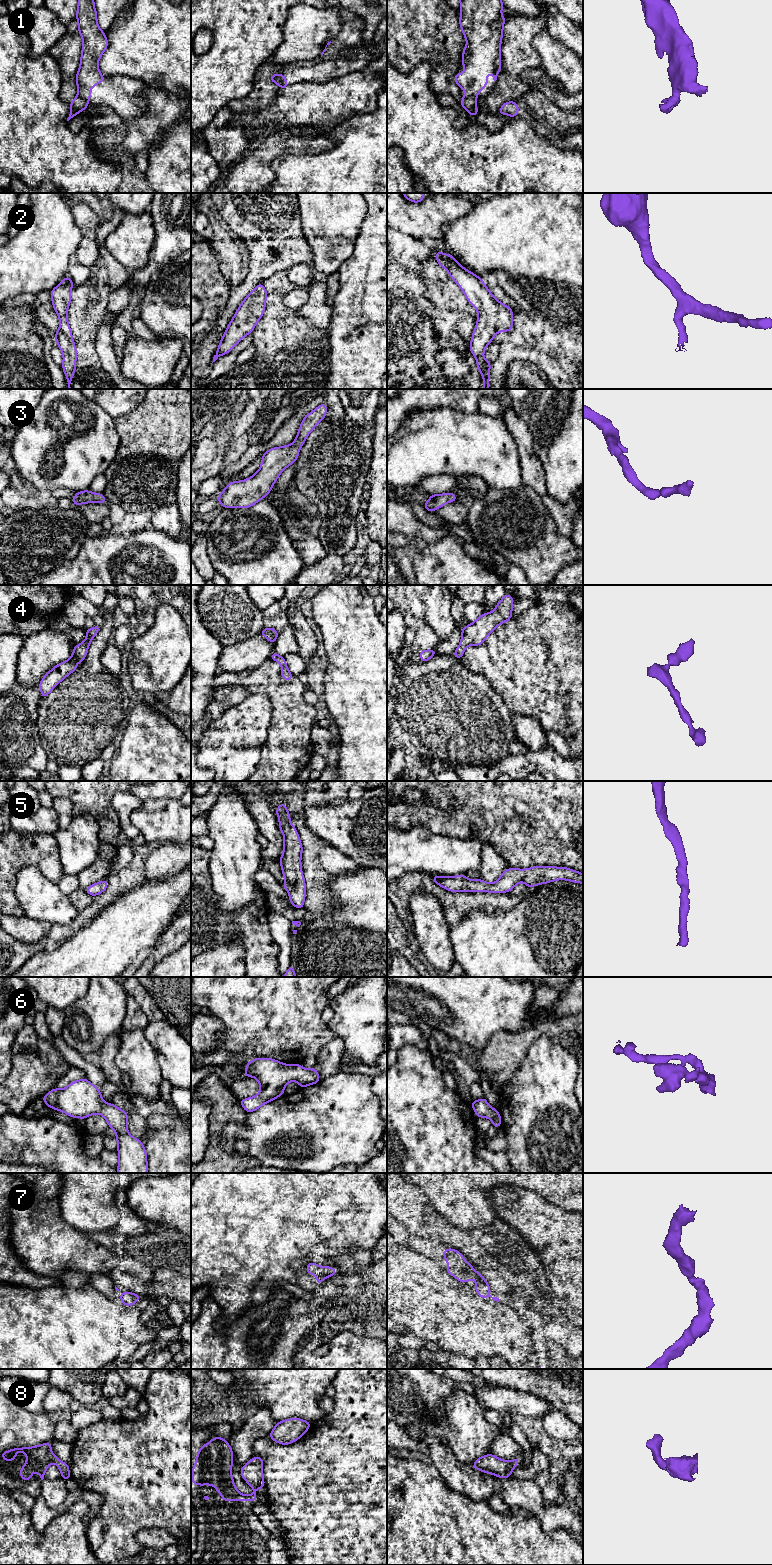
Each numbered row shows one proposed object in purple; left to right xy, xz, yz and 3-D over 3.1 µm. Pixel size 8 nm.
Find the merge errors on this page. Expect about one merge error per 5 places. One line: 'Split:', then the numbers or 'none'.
Split: 1

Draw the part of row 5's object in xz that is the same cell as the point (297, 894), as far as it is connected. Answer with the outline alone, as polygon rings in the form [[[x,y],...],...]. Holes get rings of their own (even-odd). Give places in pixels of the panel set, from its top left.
[[[286,803],[280,804],[276,808],[276,814],[280,822],[279,828],[284,836],[283,855],[279,860],[286,881],[282,885],[289,892],[292,905],[297,909],[302,909],[306,895],[306,883],[301,867],[303,847],[295,826],[290,822],[290,813],[286,808]]]

